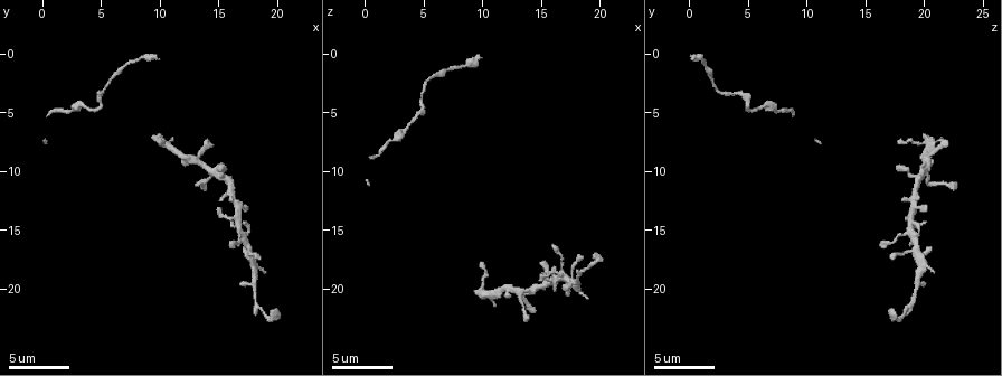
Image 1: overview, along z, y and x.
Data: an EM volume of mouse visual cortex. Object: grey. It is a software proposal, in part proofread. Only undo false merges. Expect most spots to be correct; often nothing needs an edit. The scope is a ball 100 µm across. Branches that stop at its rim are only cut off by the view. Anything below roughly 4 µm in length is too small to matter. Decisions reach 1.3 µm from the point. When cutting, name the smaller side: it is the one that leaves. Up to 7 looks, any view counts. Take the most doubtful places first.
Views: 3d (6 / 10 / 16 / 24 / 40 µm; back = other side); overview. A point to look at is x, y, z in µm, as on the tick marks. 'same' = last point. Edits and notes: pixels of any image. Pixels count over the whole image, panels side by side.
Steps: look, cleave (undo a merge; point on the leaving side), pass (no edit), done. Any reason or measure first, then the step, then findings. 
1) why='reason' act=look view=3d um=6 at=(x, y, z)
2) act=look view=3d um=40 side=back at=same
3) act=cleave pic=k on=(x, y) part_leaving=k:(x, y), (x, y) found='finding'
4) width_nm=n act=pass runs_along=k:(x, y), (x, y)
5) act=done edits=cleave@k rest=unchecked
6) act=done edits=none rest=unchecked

why='looks like a crossing' act=look view=3d um=16 at=(14.6, 10.0, 20.0)

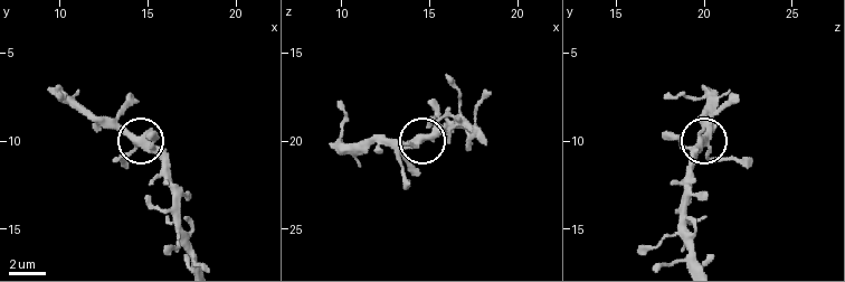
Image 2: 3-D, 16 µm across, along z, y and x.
width_nm=370 act=pass runs_along=2:(336, 101), (345, 143), (419, 141), (401, 149), (399, 161) found='all the same cell'

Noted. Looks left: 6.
why='sudden change in width' act=look view=3d um=6 at=(5.8, 2.0, 1.8)

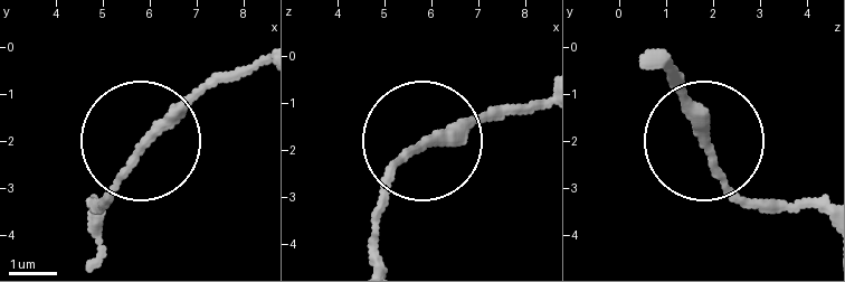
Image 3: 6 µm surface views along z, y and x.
act=pass found='continuous, no second cell'

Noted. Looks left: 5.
why='two arms in line, one across' act=look view=3d um=10 at=(17.8, 19.6, 19.4)

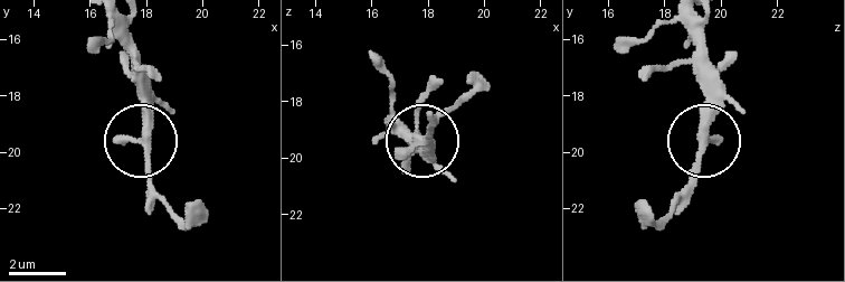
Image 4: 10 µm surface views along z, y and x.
width_nm=280 act=pass found='one cell here'

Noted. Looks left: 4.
act=done edits=none rest=unchecked

